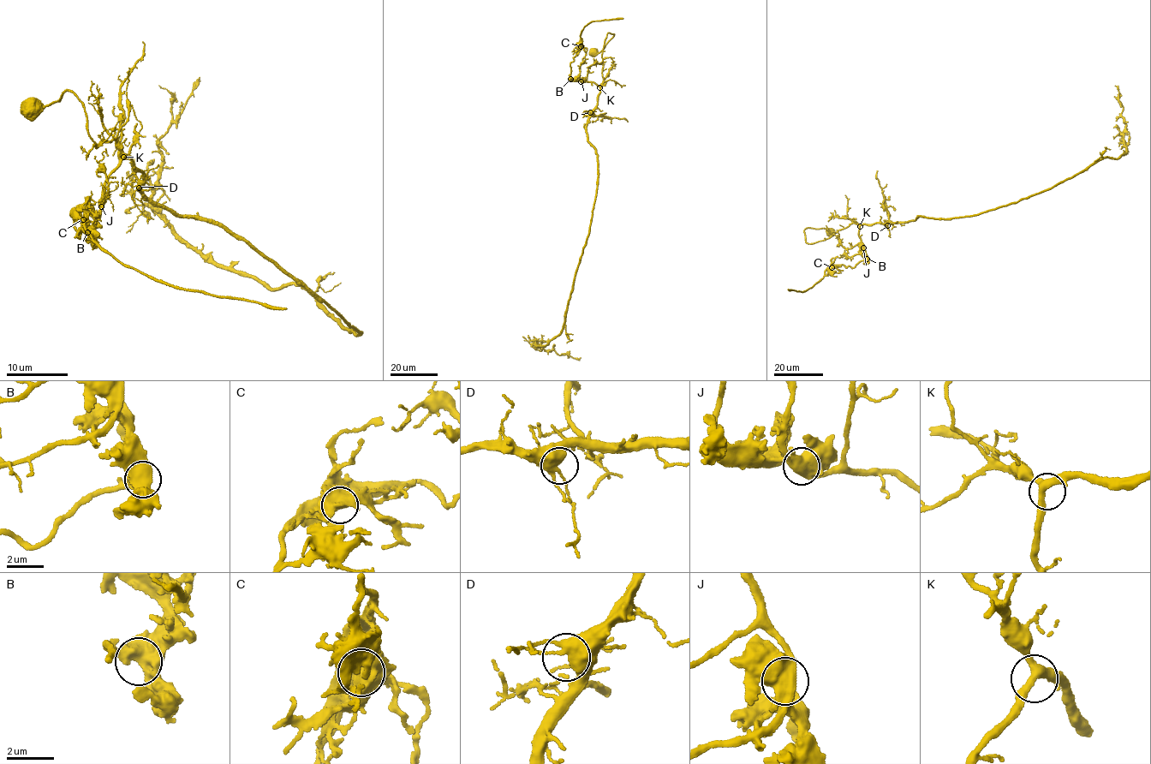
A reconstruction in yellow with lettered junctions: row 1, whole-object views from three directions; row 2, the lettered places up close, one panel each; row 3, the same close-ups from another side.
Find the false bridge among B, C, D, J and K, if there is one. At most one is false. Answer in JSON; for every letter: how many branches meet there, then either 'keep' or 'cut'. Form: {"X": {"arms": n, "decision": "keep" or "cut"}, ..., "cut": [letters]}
{"B": {"arms": 3, "decision": "keep"}, "C": {"arms": 3, "decision": "keep"}, "D": {"arms": 3, "decision": "keep"}, "J": {"arms": 3, "decision": "cut"}, "K": {"arms": 3, "decision": "keep"}, "cut": ["J"]}

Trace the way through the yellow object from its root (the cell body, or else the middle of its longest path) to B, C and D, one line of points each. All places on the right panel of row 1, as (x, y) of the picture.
B: (831, 231), (808, 227), (804, 230), (805, 241), (813, 243), (825, 239), (855, 223), (867, 259)
C: (831, 231), (808, 227), (805, 241), (825, 239), (855, 223), (866, 256), (853, 267), (831, 267)
D: (831, 231), (824, 228), (808, 227), (804, 230), (805, 241), (813, 243), (825, 239), (856, 223), (887, 225)

